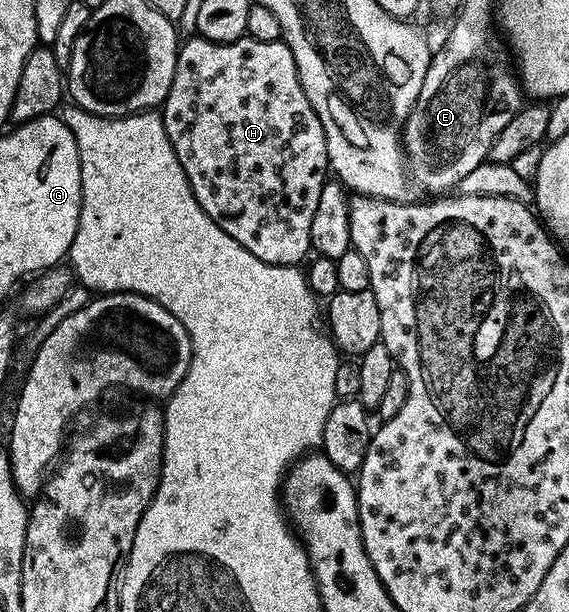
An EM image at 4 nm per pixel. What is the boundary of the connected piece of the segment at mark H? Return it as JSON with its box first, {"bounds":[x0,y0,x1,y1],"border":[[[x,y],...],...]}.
{"bounds":[161,35,329,266],"border":[[[198,35],[186,38],[179,47],[173,87],[169,87],[169,95],[163,100],[161,116],[165,123],[165,135],[169,135],[169,143],[173,143],[173,151],[189,179],[189,187],[193,187],[193,195],[197,195],[197,203],[201,203],[205,215],[209,215],[209,219],[213,219],[213,223],[217,223],[225,235],[233,235],[233,239],[237,239],[245,251],[253,251],[253,255],[265,263],[298,266],[308,260],[307,253],[312,252],[313,215],[321,200],[321,191],[329,180],[327,140],[325,127],[321,127],[321,119],[317,119],[317,111],[313,111],[313,103],[309,103],[305,95],[305,87],[301,87],[297,63],[286,41],[262,41],[246,35],[238,37],[233,43],[213,43]]]}

